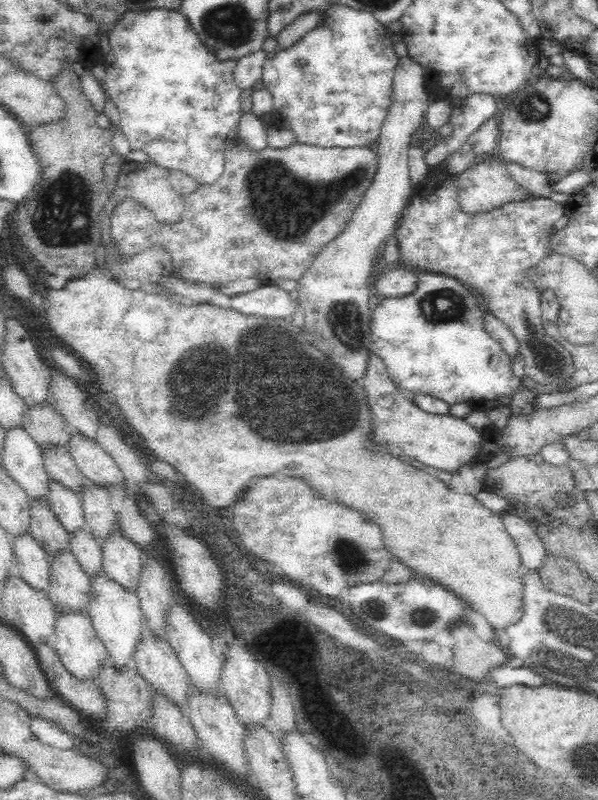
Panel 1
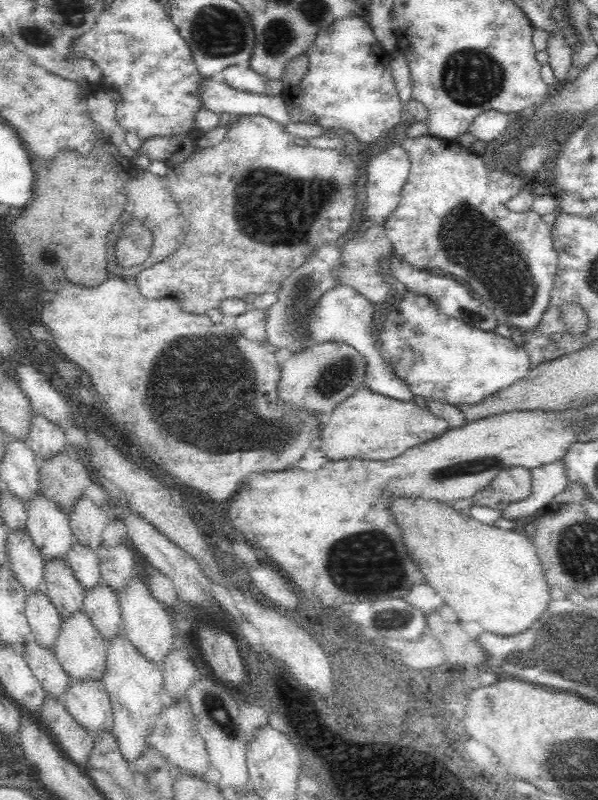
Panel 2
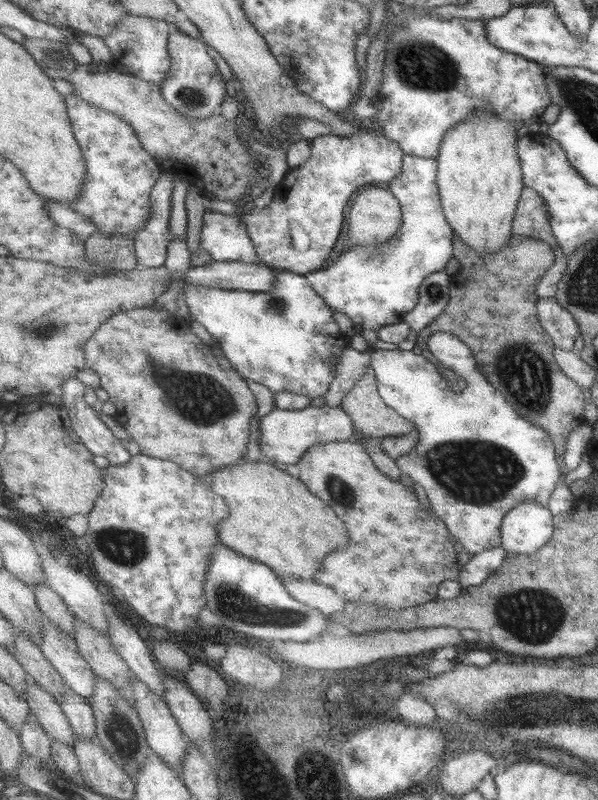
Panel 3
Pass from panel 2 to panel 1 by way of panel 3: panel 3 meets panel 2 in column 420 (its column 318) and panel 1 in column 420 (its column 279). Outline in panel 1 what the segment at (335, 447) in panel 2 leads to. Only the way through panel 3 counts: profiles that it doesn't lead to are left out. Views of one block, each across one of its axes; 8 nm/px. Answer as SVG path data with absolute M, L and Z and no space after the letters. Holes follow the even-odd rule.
M370 352L368 356L368 368L364 372L364 386L366 396L370 402L370 408L374 412L374 436L372 442L376 446L400 446L402 454L398 458L402 460L418 460L426 466L432 466L436 470L456 474L464 464L472 462L476 456L480 456L480 450L486 450L486 444L482 442L482 432L468 426L464 418L444 416L444 414L430 414L416 406L408 394L404 394L390 378L386 362Z

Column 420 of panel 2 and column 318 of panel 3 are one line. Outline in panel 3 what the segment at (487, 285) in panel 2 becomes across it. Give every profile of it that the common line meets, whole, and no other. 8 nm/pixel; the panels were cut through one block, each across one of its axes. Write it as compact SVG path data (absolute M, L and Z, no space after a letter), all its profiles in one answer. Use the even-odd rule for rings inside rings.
M363 132L351 138L329 134L311 142L313 154L309 162L285 176L283 186L273 194L273 202L265 210L253 208L241 216L263 264L299 276L309 276L327 266L325 262L331 258L345 226L347 200L363 188L389 186L405 164L401 146L377 132Z

